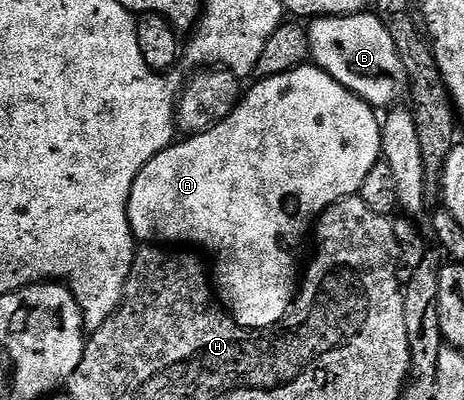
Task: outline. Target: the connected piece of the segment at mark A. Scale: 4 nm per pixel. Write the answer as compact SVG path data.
M306 64L291 72L283 72L279 76L254 81L253 84L250 90L248 87L242 93L241 101L223 121L216 122L212 128L204 130L201 134L174 141L173 145L160 150L141 169L139 176L135 176L135 184L131 188L129 197L129 227L134 239L141 244L184 244L198 251L206 250L213 257L211 274L215 279L215 293L221 305L224 306L225 313L230 314L245 330L267 330L285 319L297 296L299 289L297 249L304 244L308 234L310 237L317 219L328 206L344 198L360 195L363 179L367 176L367 172L371 172L371 168L375 168L375 164L381 158L381 122L378 111L364 98L352 94L343 84L336 82L327 71L321 70L316 64Z

